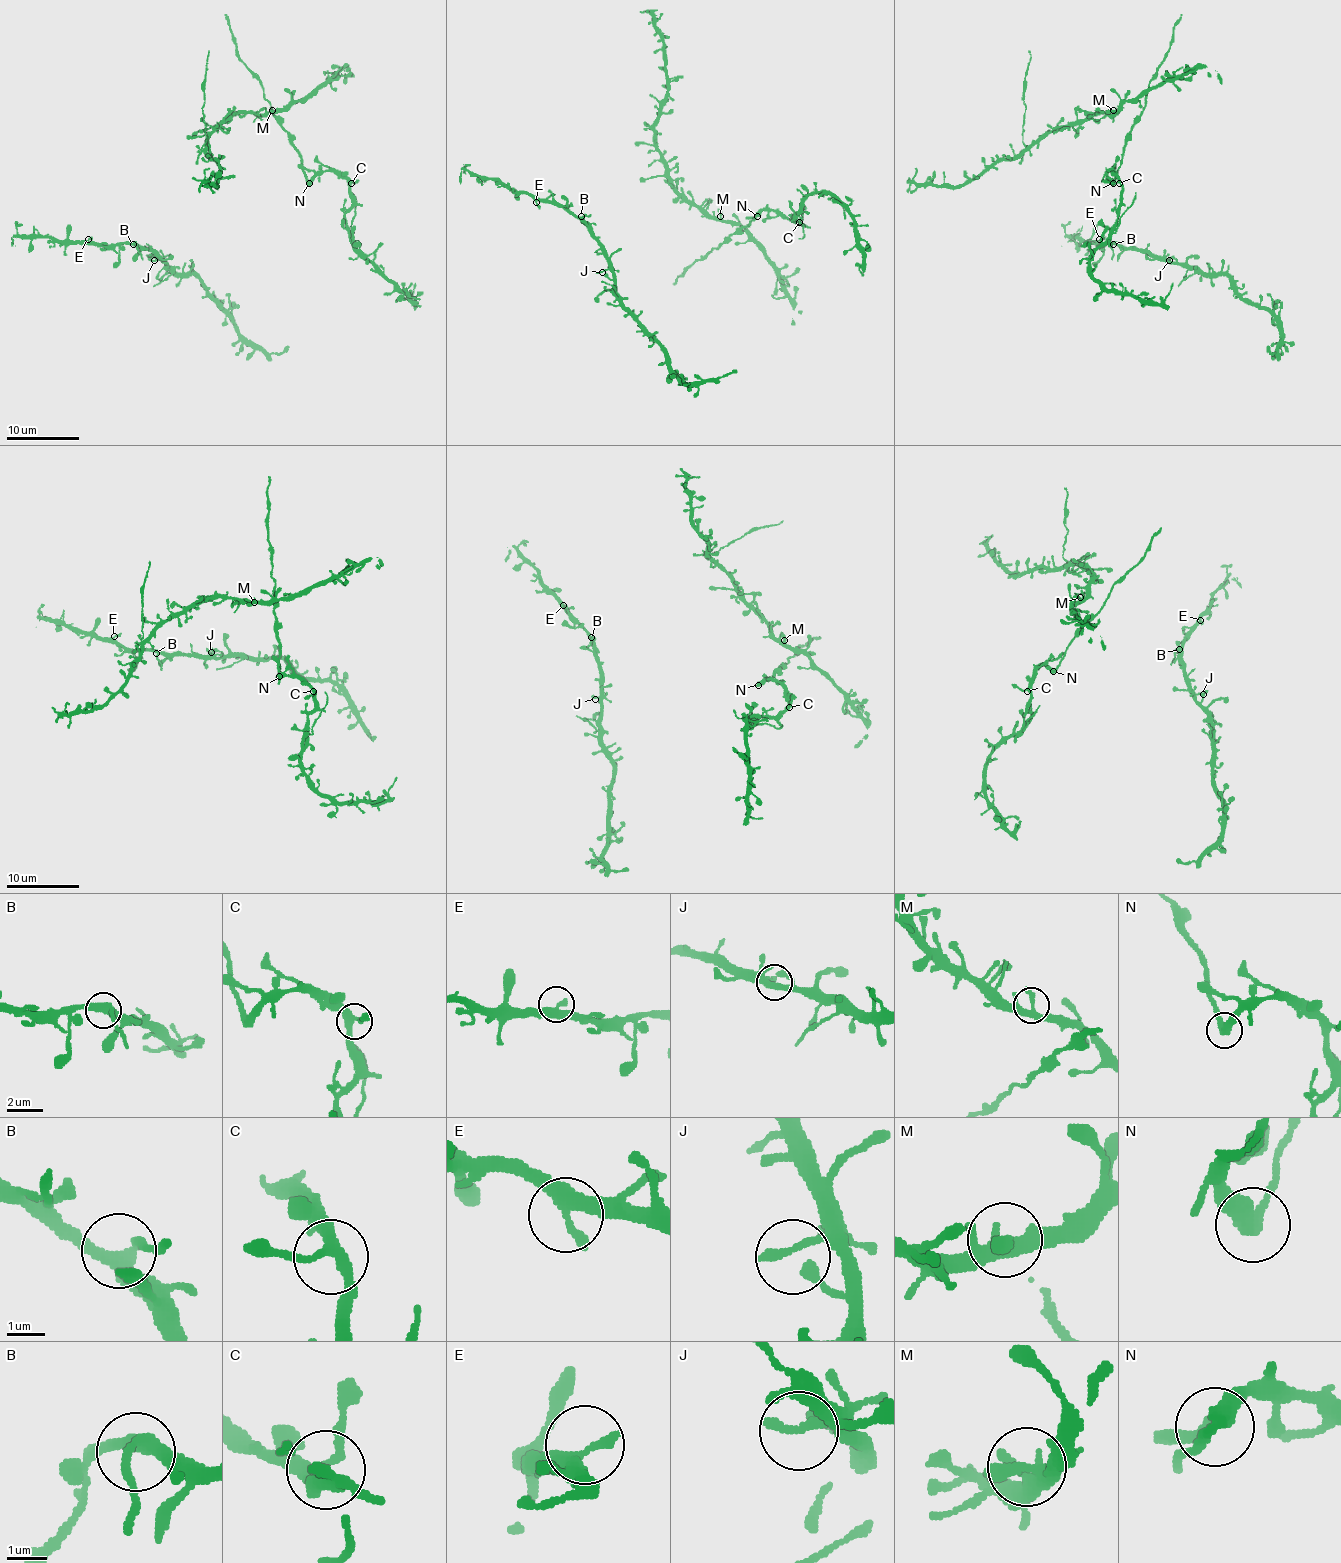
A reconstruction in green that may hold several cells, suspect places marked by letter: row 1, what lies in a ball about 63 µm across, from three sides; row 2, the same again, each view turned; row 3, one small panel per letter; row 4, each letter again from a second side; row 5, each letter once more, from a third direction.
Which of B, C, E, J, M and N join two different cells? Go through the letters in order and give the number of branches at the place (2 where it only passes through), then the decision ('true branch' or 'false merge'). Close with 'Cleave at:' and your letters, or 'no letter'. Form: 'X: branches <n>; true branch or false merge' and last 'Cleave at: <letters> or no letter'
B: branches 3; true branch
C: branches 3; true branch
E: branches 2; true branch
J: branches 1; true branch
M: branches 2; true branch
N: branches 2; false merge
Cleave at: N

